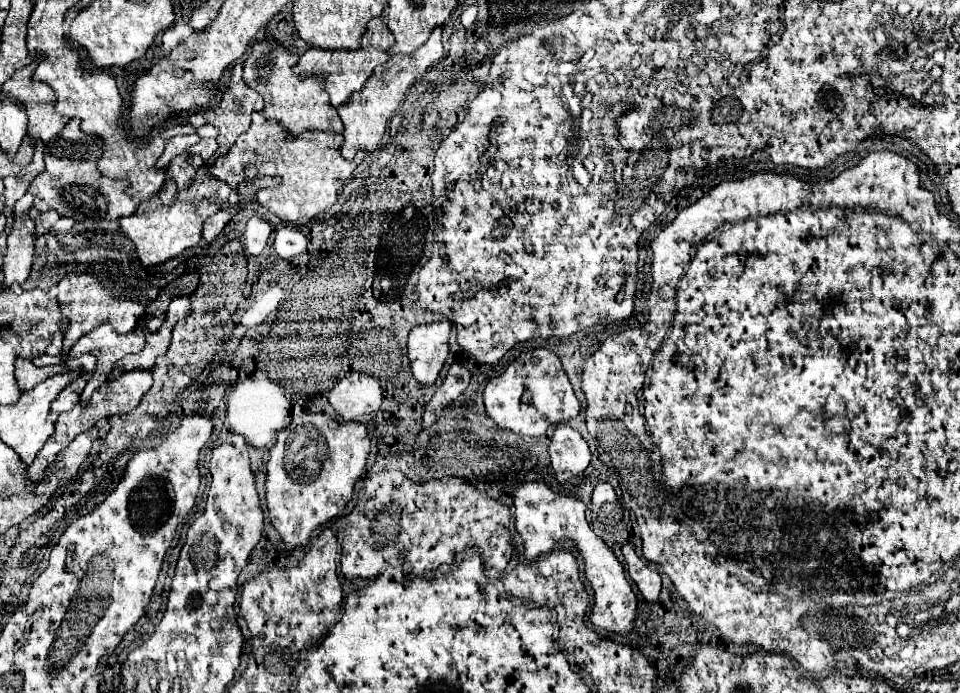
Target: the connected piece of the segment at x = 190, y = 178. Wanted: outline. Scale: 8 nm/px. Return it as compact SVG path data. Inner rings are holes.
M184 152L170 162L170 166L166 170L166 180L174 180L178 190L186 190L194 182L196 170L202 166L204 166L204 162L200 156L190 156Z

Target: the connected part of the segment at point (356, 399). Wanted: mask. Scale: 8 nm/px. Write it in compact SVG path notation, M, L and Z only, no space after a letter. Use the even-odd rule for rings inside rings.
M352 372L338 380L328 392L328 402L344 420L378 412L382 404L380 382L364 372Z

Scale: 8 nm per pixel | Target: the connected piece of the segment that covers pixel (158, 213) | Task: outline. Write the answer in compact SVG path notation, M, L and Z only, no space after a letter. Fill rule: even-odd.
M154 194L138 206L136 214L122 218L120 224L122 224L122 232L134 242L140 264L154 266L154 264L164 264L164 262L176 258L178 254L182 254L184 250L196 246L202 240L204 218L218 212L220 206L222 206L222 200L218 196L204 198L198 202L174 198L172 204L162 204L158 194Z

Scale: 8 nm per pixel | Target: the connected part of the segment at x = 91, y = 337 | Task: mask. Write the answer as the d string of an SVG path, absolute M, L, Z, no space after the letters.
M138 324L134 330L130 330L130 334L118 334L118 332L114 332L112 326L98 326L98 328L90 330L90 334L84 334L72 346L70 356L94 354L98 360L96 370L80 396L82 406L86 406L90 402L92 392L108 380L114 364L120 358L124 358L128 354L136 354L138 350L144 348L144 338L146 338L144 332L146 330L142 330L142 324Z

